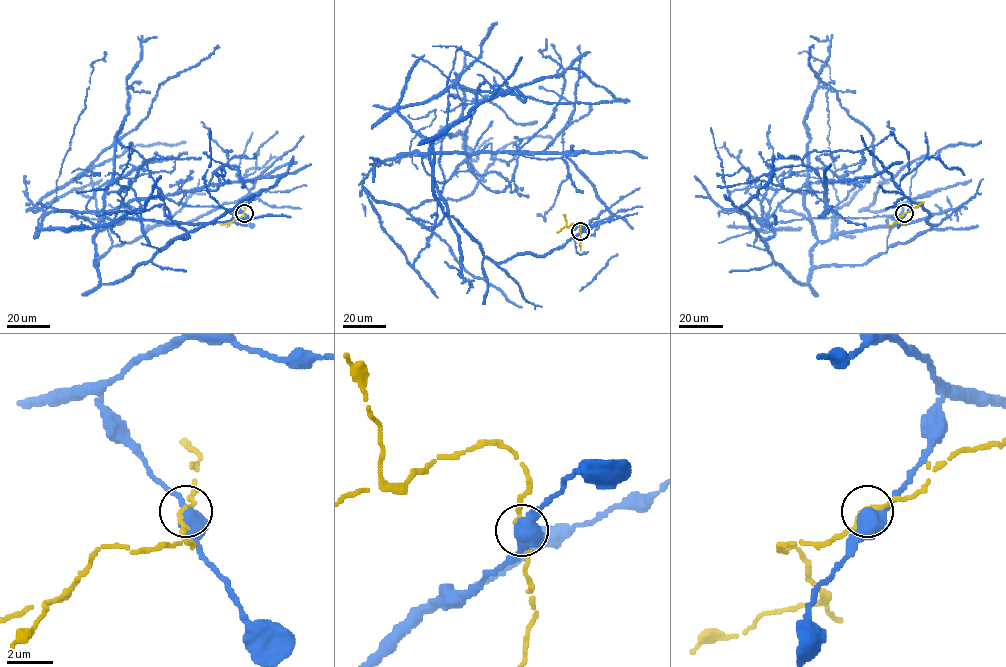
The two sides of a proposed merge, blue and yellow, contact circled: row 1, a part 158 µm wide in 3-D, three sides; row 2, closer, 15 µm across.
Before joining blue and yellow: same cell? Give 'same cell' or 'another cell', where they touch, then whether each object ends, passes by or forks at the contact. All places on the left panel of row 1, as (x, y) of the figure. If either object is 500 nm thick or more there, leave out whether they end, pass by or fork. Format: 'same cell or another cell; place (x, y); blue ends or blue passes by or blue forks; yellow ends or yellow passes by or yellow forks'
another cell; place (244, 213); blue passes by; yellow passes by

